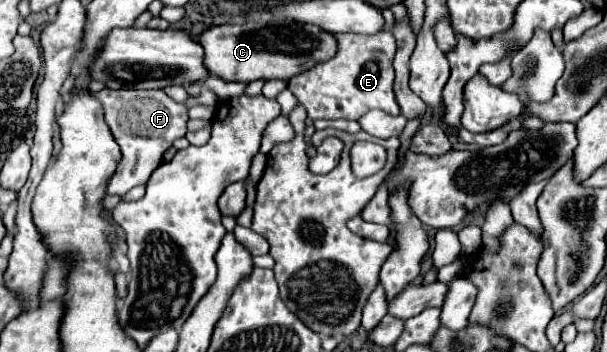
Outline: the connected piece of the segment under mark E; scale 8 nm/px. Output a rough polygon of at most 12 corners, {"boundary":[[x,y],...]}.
{"boundary":[[336,33],[338,53],[288,81],[312,121],[398,115],[382,35]]}

